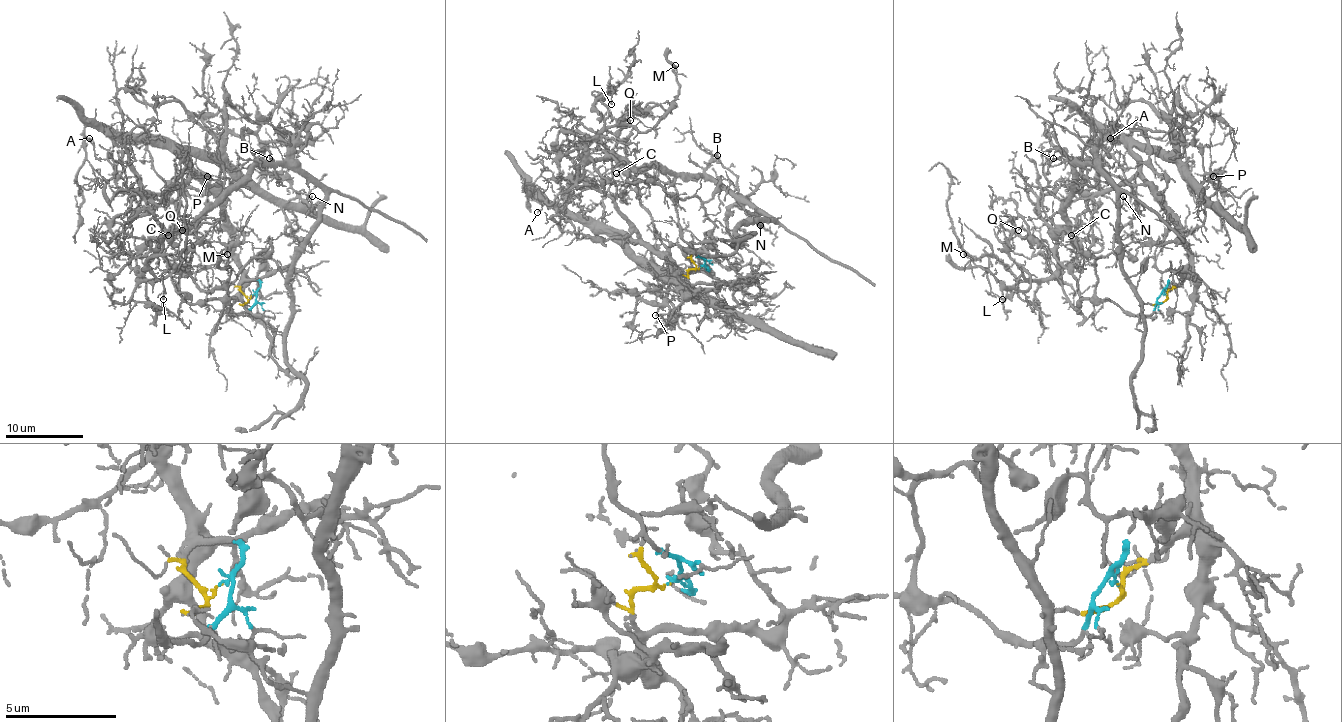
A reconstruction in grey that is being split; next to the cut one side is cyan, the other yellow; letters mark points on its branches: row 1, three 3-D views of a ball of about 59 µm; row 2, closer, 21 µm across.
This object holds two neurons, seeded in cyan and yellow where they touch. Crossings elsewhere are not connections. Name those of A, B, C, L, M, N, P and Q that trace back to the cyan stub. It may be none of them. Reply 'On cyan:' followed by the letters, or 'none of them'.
On cyan: B, C, L, M, N, Q

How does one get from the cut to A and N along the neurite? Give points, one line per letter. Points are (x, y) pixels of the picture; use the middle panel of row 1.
A: (700, 267), (689, 271), (683, 292), (671, 267), (642, 244), (532, 197), (538, 213)
N: (700, 267), (675, 201), (627, 176), (629, 186), (660, 168), (718, 180), (772, 218), (760, 224)

